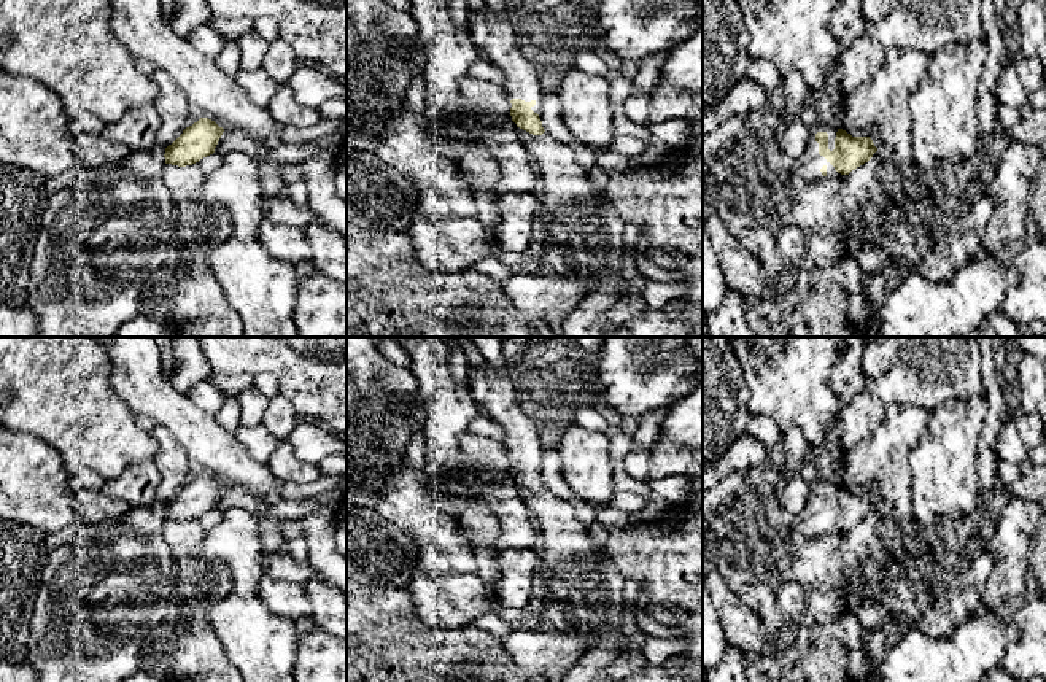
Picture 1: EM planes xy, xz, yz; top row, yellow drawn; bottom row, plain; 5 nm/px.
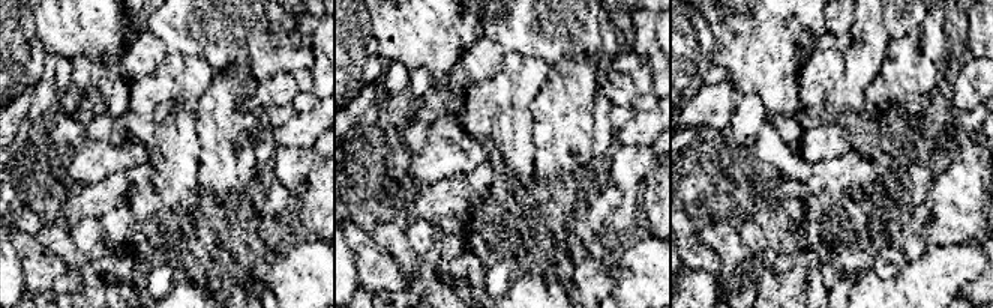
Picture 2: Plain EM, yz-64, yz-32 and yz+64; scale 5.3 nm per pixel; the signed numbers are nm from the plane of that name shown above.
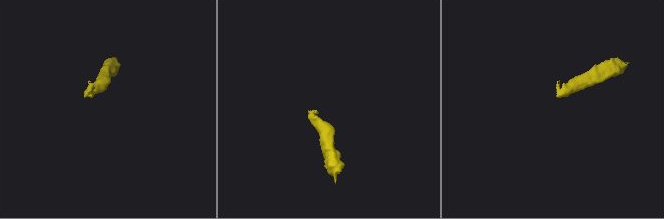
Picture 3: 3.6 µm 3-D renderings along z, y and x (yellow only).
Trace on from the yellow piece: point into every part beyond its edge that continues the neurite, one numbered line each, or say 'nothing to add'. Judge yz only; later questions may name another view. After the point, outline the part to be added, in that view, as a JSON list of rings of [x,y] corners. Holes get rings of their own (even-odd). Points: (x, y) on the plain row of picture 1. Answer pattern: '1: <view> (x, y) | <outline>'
1: yz (806, 525) | [[[811,482],[811,493],[804,510],[798,515],[782,515],[779,525],[792,541],[803,542],[817,536],[841,533],[841,529],[838,529],[835,523],[819,510],[819,499],[815,498],[817,488],[827,488],[828,506],[833,507],[838,485],[839,482]]]

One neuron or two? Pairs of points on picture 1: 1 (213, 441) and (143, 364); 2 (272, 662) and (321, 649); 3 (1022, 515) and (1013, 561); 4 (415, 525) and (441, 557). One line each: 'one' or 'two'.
1: one
2: two
3: one
4: one

